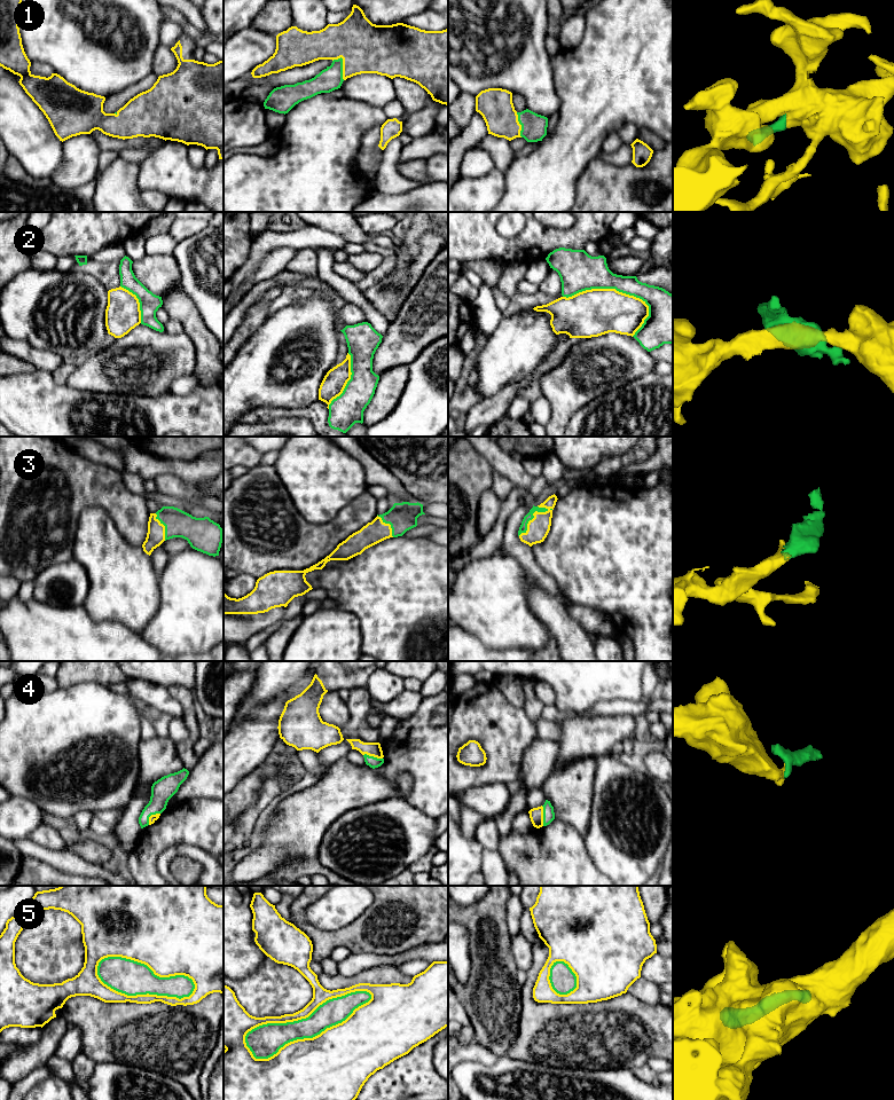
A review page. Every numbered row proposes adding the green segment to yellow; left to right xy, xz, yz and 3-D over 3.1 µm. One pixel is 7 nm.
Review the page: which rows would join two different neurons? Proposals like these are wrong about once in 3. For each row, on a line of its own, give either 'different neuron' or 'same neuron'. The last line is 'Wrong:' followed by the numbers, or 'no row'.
1: same neuron
2: different neuron
3: same neuron
4: same neuron
5: different neuron
Wrong: 2, 5

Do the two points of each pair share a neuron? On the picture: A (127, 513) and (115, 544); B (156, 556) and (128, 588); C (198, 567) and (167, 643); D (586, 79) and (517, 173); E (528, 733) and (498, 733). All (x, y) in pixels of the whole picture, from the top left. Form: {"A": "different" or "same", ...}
{"A": "different", "B": "different", "C": "same", "D": "same", "E": "same"}

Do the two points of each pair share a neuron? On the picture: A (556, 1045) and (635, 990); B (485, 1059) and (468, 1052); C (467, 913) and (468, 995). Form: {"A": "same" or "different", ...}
{"A": "different", "B": "same", "C": "same"}

